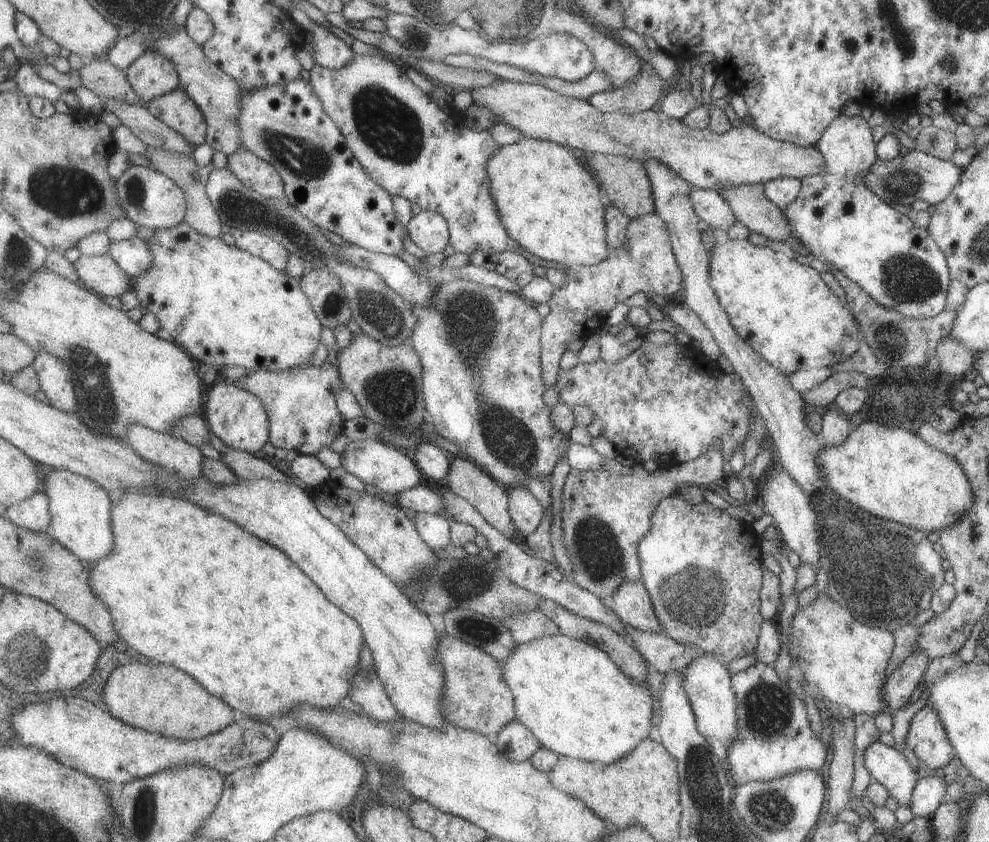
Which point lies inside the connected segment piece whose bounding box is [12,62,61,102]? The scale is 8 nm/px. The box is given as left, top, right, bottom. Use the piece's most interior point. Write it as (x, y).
(28, 81)

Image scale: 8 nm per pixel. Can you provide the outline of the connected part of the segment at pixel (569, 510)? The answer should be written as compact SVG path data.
M720 447L705 450L693 460L675 464L668 470L647 472L641 463L631 463L633 474L619 475L607 471L581 471L571 468L564 486L562 510L563 542L575 566L573 581L593 593L612 608L612 595L623 582L640 578L637 540L651 528L651 514L661 498L669 496L683 484L707 488L722 483L723 454Z

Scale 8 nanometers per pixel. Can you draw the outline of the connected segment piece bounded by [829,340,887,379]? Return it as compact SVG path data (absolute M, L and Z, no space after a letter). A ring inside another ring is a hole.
M862 340L859 342L859 348L845 362L833 364L829 370L831 370L831 374L843 371L859 372L859 374L871 379L883 375L883 372L887 370L887 364L879 362L875 358L873 350L867 346L867 342Z

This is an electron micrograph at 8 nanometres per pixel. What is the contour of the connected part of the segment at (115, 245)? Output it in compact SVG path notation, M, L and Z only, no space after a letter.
M137 237L111 242L109 254L133 280L145 274L145 270L153 264L153 256L147 241Z

